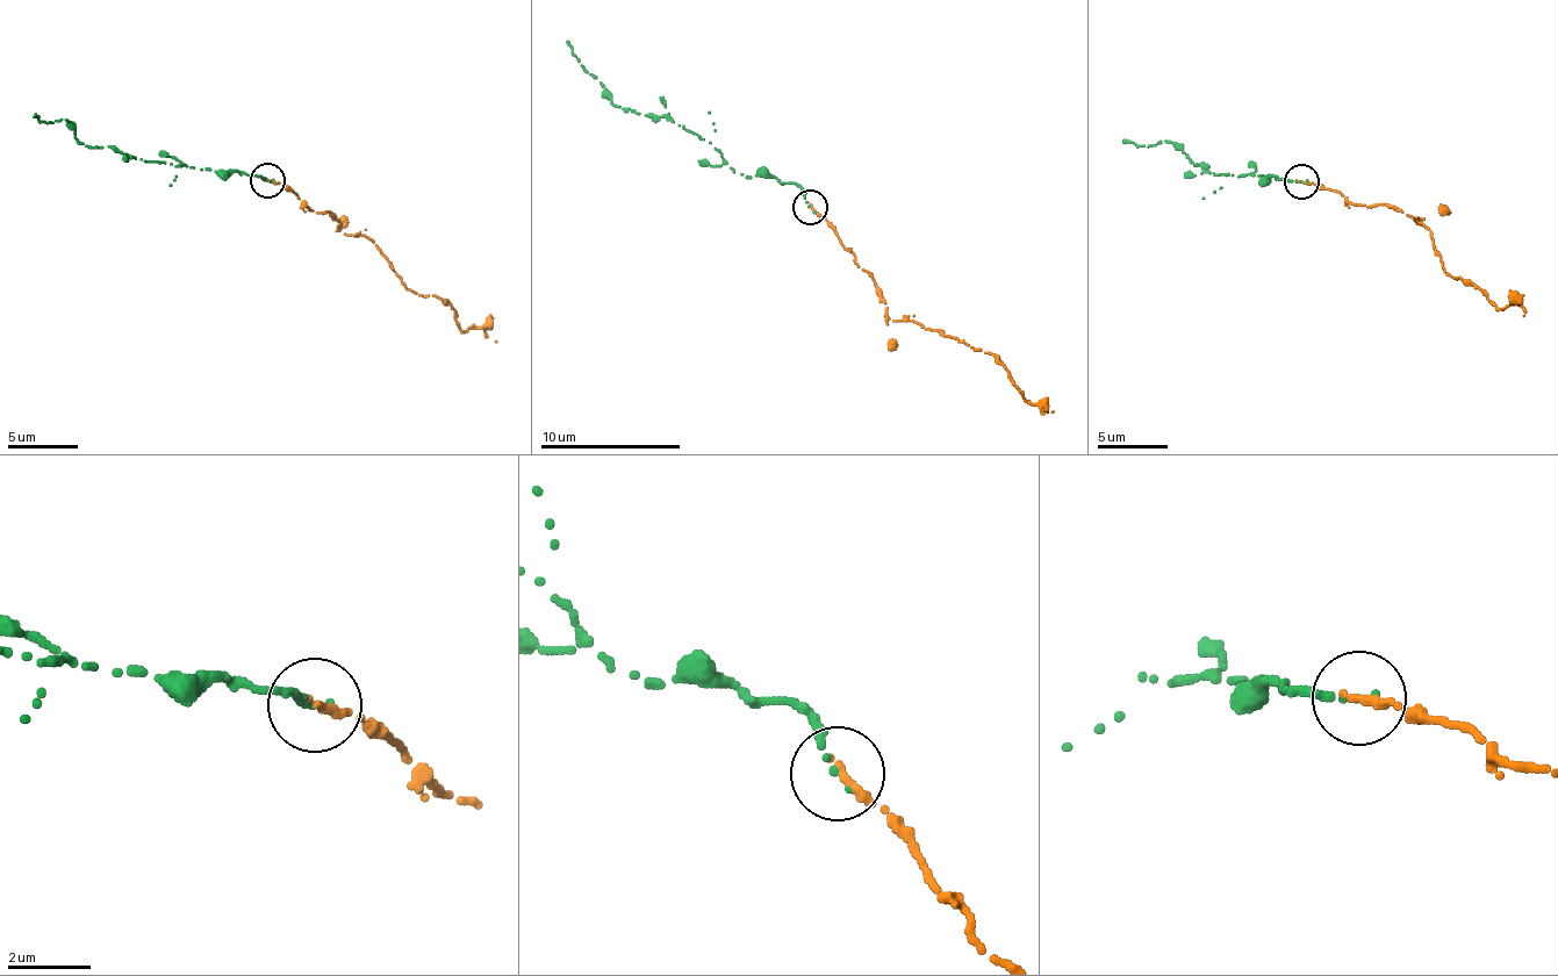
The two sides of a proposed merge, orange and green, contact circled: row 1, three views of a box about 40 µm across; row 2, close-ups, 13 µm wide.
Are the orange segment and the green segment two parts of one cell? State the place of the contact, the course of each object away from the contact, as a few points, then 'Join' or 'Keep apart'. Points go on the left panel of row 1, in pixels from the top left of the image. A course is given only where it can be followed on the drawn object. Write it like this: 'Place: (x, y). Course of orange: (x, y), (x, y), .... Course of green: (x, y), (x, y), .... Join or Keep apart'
Place: (267, 180). Course of orange: (268, 179), (349, 236), (366, 236), (465, 332), (496, 341). Course of green: (268, 179), (131, 156), (107, 145), (83, 144), (66, 119), (33, 116). Join

